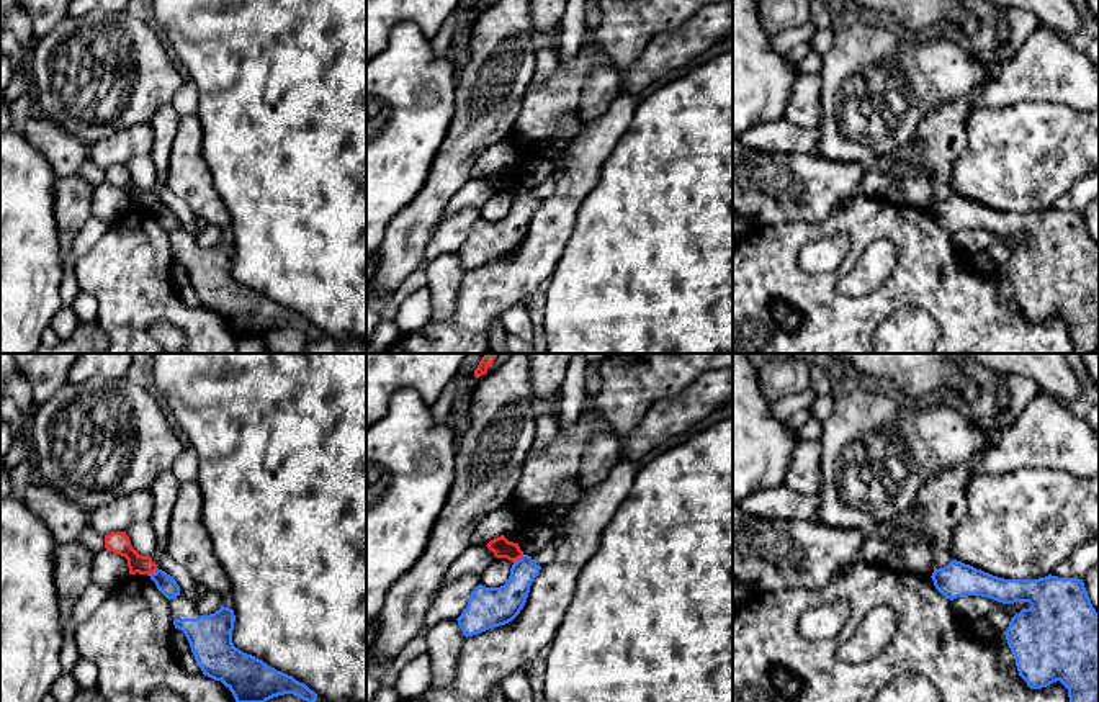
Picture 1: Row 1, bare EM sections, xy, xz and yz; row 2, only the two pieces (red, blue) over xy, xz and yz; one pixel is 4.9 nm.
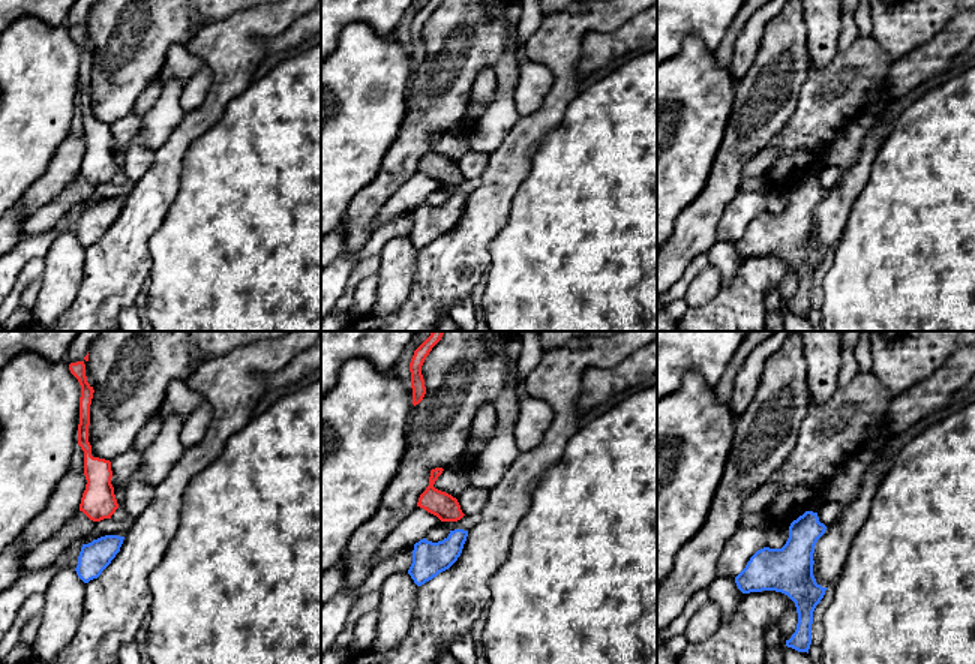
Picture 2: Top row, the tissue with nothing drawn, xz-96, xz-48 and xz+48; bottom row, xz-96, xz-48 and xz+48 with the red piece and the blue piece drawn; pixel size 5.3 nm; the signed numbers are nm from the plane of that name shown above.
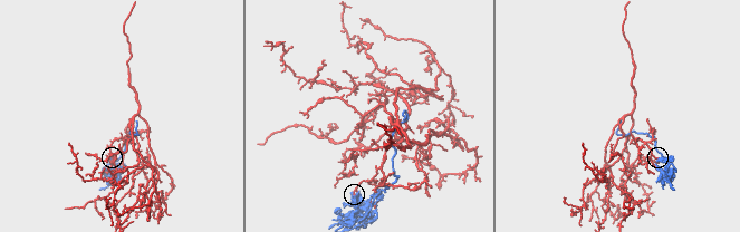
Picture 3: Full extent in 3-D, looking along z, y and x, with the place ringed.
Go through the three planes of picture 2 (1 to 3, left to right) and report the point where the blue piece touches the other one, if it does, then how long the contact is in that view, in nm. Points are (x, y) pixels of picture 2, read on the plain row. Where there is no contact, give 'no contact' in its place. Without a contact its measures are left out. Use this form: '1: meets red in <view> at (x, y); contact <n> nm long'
1: no contact
2: no contact
3: no contact

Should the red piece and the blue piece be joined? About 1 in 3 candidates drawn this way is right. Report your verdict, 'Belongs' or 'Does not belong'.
Does not belong

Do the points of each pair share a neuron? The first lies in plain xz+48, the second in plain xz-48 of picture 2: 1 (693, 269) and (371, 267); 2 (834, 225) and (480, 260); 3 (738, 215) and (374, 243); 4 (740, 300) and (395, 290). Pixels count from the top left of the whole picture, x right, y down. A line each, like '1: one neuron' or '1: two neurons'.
1: one neuron
2: one neuron
3: one neuron
4: two neurons

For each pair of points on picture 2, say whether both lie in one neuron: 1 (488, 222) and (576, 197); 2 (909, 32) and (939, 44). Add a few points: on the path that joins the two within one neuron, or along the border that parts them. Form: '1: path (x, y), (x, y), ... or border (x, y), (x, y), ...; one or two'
1: border (522, 183), (513, 198), (504, 227), (489, 246); two
2: border (956, 15), (929, 41), (900, 57); two

